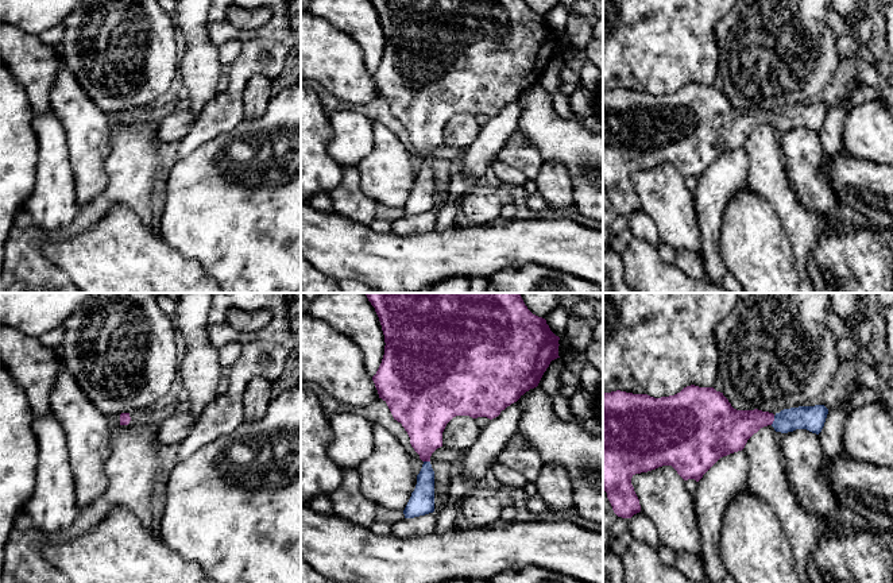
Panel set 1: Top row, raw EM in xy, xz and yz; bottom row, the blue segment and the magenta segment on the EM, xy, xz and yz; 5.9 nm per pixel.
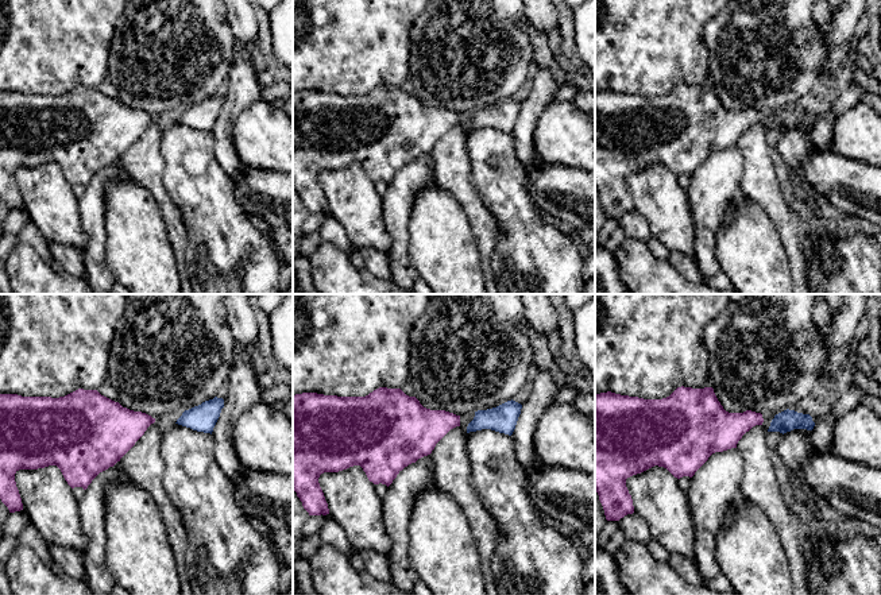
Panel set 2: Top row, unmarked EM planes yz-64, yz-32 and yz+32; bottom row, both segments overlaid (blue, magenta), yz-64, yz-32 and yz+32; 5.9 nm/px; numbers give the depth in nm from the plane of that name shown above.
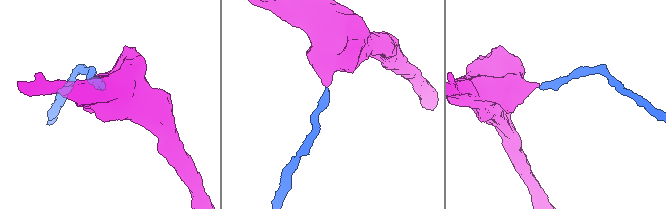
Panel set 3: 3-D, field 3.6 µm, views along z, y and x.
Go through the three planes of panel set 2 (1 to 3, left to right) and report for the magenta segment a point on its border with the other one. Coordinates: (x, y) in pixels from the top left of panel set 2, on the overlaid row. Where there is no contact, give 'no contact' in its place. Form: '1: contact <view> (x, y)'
1: no contact
2: no contact
3: no contact

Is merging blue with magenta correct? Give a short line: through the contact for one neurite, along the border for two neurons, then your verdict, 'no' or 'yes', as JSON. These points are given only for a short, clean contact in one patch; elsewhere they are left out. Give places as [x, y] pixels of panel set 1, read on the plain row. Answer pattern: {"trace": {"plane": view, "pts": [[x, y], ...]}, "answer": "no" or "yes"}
{"trace": {"plane": "yz", "pts": [[812, 116], [774, 118], [753, 118], [734, 126]]}, "answer": "yes"}

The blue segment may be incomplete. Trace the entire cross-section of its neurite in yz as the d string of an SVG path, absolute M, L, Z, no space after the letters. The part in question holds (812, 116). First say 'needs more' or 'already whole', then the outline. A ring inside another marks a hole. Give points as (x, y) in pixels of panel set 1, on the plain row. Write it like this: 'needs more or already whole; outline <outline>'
needs more; outline M695 82L669 94L611 89L603 92L603 188L614 211L631 216L641 209L639 197L631 182L635 171L672 163L684 177L699 179L723 154L742 148L747 138L761 126L772 123L776 130L807 127L819 132L828 107L824 103L799 104L769 111L758 107L737 108L723 90Z

